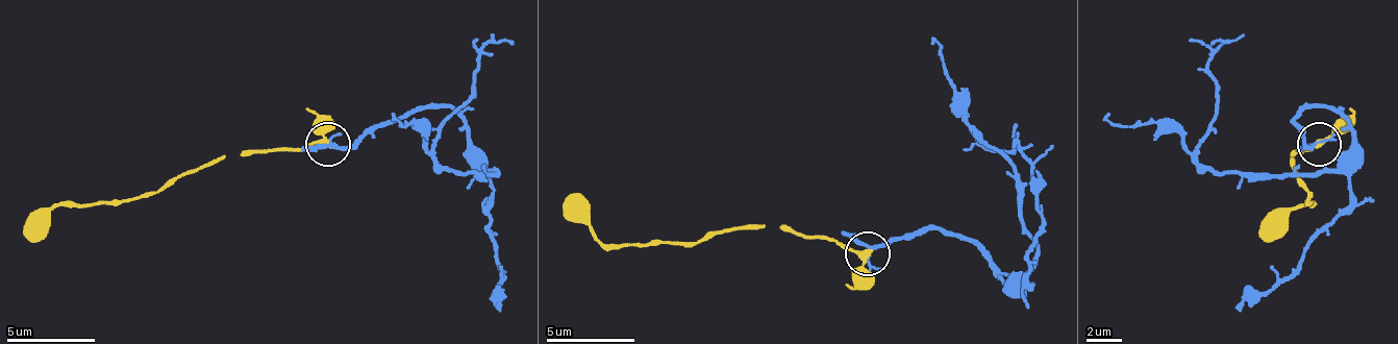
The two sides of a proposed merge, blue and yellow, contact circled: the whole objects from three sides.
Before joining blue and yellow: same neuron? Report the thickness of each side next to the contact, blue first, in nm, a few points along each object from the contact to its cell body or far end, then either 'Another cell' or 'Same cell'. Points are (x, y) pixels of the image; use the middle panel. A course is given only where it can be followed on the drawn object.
Thickness 190 nm (blue) against 260 nm. Course of blue: (869, 252), (921, 230), (970, 239), (1009, 288), (1037, 239), (1023, 181), (974, 132), (1031, 160), (1053, 146). Course of yellow: (869, 252), (758, 225), (709, 230), (697, 243), (604, 243), (573, 207), (569, 195). Another cell

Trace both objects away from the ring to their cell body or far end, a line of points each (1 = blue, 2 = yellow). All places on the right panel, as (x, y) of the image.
1: (1318, 143), (1296, 125), (1330, 107), (1353, 133), (1330, 169), (1212, 174), (1207, 59), (1225, 42), (1212, 46)
2: (1318, 143), (1291, 156), (1296, 178), (1308, 191), (1308, 204), (1300, 204), (1273, 236), (1261, 236)

